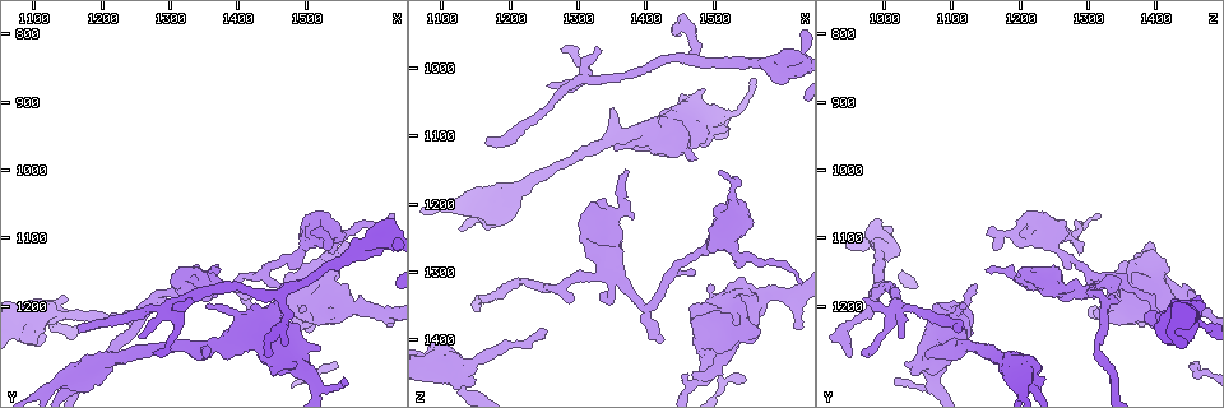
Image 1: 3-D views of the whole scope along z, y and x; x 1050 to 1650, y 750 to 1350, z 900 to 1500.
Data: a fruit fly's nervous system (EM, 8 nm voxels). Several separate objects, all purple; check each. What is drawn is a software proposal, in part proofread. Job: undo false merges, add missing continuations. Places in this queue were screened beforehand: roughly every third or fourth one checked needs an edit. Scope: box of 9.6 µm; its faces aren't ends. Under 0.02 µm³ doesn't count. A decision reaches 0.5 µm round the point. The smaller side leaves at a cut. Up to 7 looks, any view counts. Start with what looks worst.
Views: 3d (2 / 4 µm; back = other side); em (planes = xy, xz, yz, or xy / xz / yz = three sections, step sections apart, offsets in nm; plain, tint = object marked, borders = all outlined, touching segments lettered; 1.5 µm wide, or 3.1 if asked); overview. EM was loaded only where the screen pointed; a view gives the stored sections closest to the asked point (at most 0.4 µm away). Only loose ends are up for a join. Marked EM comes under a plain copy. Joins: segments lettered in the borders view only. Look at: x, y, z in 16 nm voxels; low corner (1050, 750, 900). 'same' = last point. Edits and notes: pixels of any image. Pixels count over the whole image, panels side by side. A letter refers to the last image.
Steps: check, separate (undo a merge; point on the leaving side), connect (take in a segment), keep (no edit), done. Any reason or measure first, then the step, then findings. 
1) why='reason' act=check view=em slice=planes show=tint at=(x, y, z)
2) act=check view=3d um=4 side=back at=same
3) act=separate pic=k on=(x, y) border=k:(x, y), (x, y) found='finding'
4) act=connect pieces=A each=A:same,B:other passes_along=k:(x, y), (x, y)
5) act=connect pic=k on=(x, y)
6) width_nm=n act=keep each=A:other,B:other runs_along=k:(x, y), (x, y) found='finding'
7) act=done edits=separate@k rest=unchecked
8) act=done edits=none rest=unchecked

why='free end' act=check view=3d um=4 at=(1280, 1270, 970)

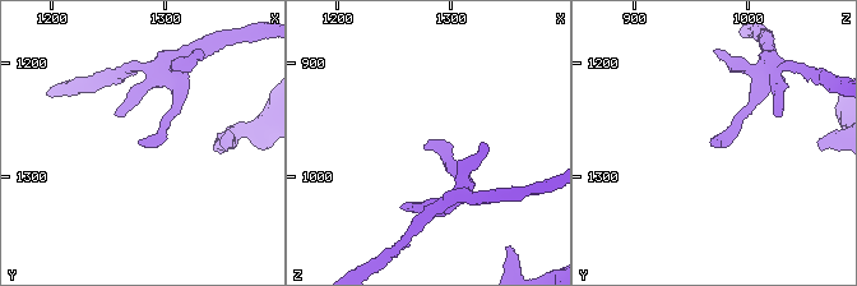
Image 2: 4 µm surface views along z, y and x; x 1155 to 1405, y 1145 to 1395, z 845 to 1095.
act=check view=em slice=planes show=tint at=(1276, 1270, 972)

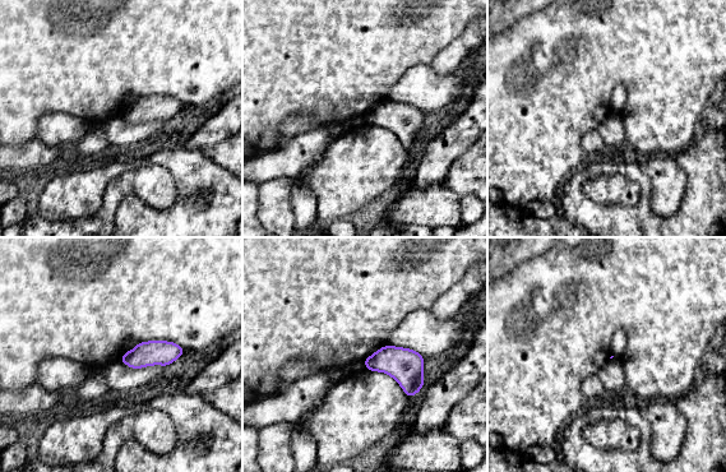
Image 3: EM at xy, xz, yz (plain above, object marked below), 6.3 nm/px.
why='what lies round it' act=check view=em slice=planes show=borders at=same

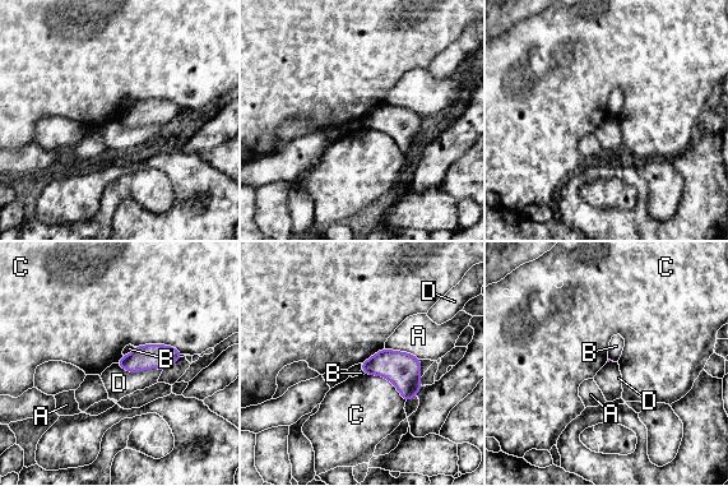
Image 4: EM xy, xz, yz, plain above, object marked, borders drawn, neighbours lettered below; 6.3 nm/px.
act=keep each=A:other,B:other,C:other,D:other border=4:(117, 362), (130, 371), (162, 370) found='none of them fits'

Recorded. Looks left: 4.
why='free end' act=check view=3d um=4 at=(1415, 1215, 1405)

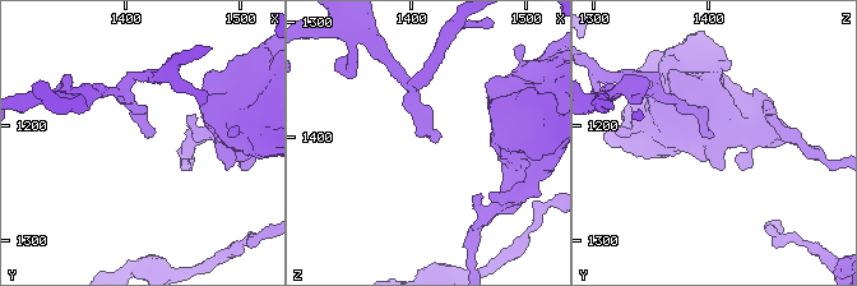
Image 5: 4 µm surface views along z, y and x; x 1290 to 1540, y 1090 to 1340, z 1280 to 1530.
why='now the EM' act=check view=em slice=planes show=borders at=(1416, 1212, 1404)

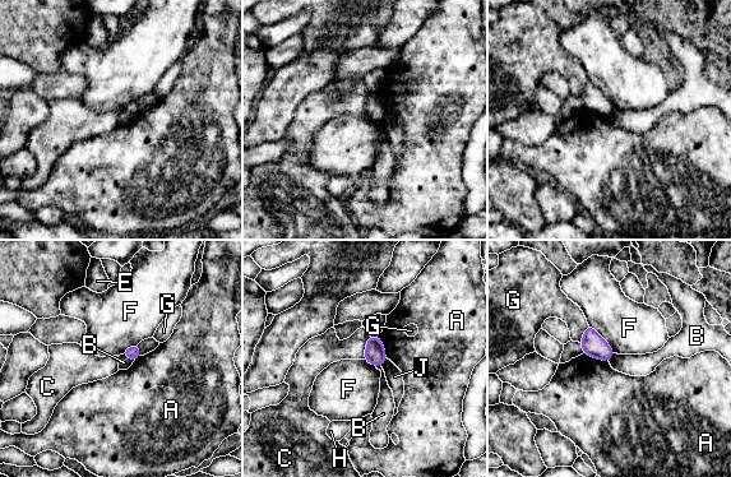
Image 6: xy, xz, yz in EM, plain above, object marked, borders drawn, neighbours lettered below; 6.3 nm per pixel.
act=keep each=A:other,B:other,C:other,E:other,F:other,G:other,H:other,J:other border=6:(123, 353), (134, 360) found='no lettered segment goes on from it'

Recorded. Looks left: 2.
why='thick end' act=check view=3d um=2 at=(1595, 1130, 1020)

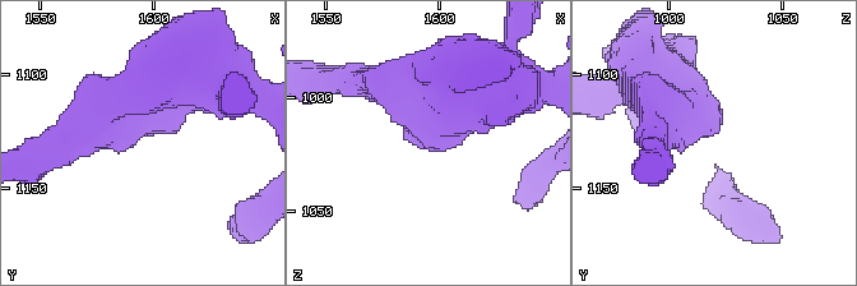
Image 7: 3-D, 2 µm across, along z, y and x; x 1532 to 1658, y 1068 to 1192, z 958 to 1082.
act=check view=em slice=yz step=4 show=borders at=(1591, 1126, 1021)

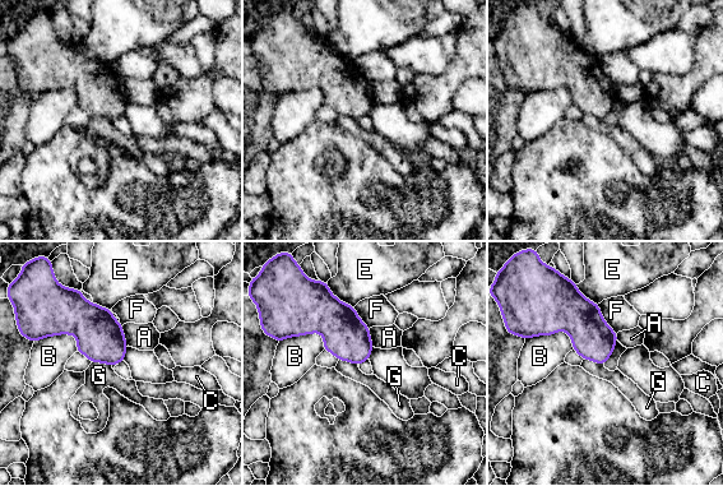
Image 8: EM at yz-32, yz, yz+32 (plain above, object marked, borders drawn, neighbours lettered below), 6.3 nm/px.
act=keep each=A:other,B:other,C:other,E:other,F:other,G:other found='none of them fits'

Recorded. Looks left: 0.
act=done edits=none rest=unchecked

